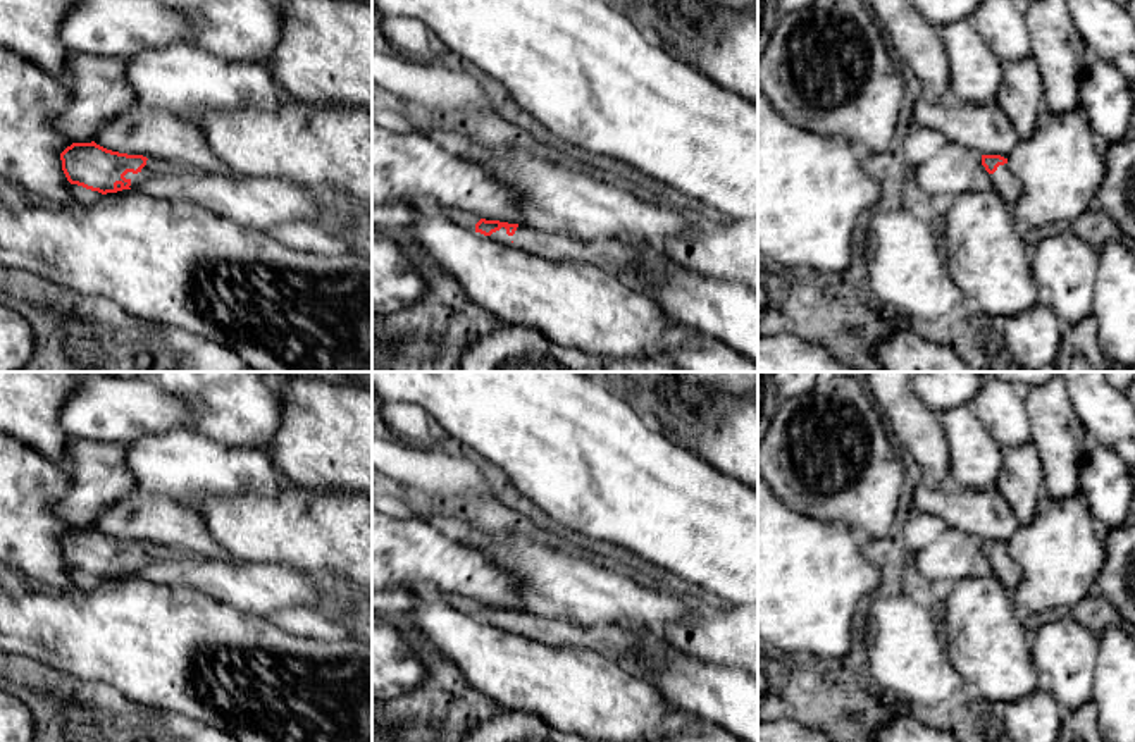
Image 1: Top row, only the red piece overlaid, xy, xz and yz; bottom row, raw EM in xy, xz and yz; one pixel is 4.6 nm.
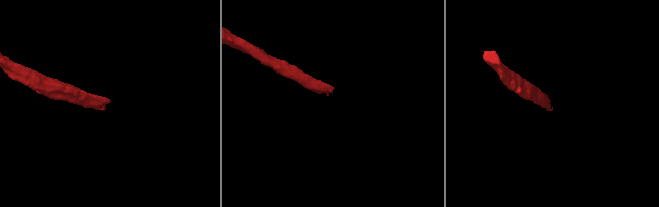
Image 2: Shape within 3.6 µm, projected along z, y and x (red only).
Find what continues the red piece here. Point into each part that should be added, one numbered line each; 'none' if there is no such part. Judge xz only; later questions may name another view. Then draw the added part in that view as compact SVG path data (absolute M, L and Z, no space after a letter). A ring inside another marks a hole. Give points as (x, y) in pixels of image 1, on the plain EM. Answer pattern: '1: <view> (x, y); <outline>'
1: xz (615, 643); M518 609L513 621L501 613L487 623L555 647L598 651L620 665L637 642L630 628L603 625L592 630L568 618L544 618L529 609Z

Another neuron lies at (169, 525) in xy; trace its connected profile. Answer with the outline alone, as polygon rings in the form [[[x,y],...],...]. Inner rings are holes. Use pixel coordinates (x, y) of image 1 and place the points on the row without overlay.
[[[138,489],[109,506],[95,520],[95,529],[119,539],[143,541],[164,553],[189,553],[212,560],[233,560],[233,556],[214,539],[196,506]]]

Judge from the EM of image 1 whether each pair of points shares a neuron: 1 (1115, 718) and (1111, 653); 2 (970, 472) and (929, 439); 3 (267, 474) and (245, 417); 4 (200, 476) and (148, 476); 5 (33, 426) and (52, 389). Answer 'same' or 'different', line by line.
1: same
2: different
3: different
4: same
5: same

